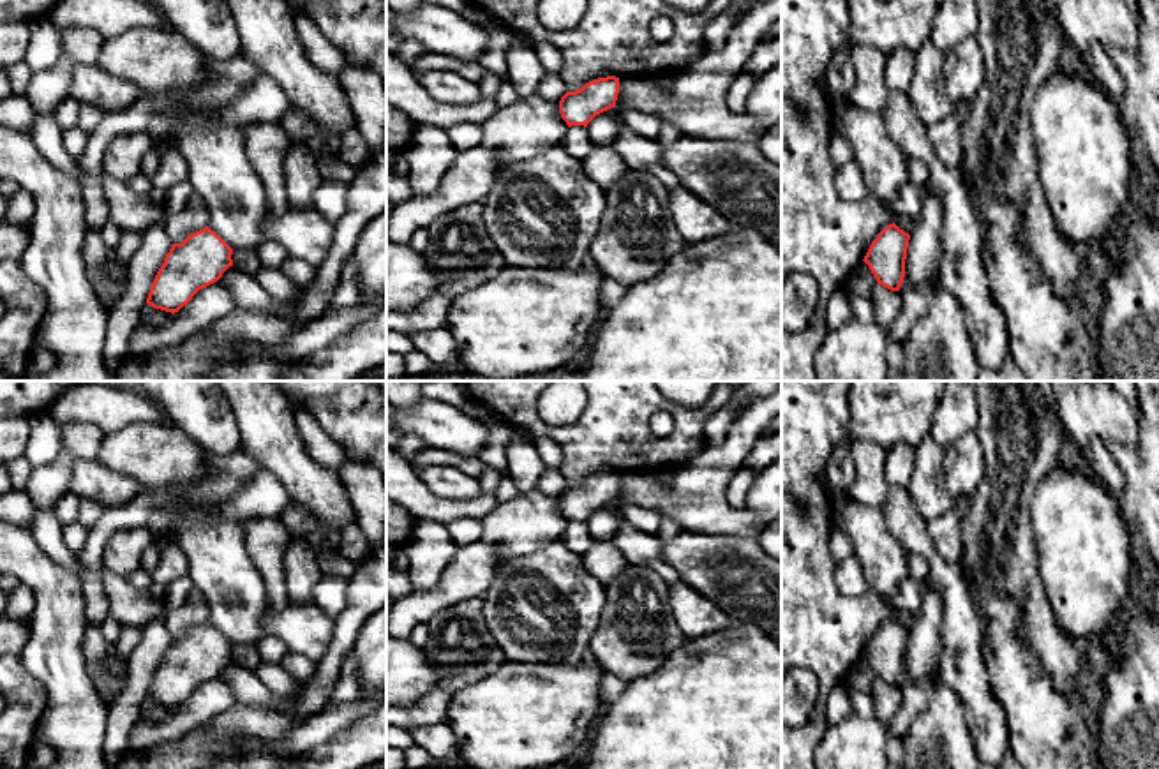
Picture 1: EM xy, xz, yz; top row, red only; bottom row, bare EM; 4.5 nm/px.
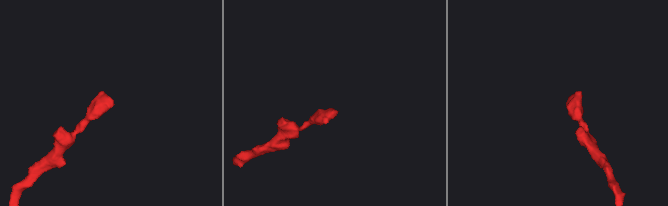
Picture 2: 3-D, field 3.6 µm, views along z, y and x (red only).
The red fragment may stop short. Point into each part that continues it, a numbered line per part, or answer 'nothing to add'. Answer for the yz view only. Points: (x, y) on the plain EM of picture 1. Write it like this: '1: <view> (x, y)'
nothing to add

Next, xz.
nothing to add

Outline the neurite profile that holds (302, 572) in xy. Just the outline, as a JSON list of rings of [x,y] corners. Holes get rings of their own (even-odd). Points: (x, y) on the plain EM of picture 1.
[[[291,538],[284,554],[288,600],[291,603],[312,600],[321,575],[318,552],[310,547],[307,538]]]

